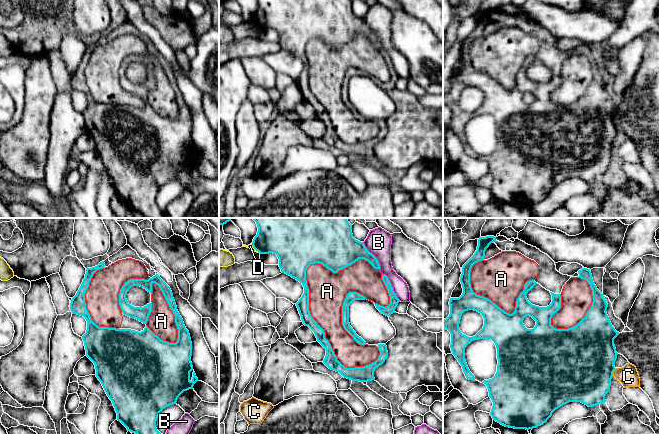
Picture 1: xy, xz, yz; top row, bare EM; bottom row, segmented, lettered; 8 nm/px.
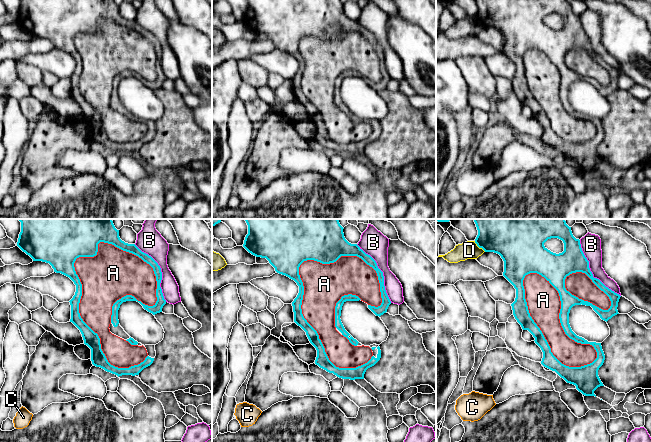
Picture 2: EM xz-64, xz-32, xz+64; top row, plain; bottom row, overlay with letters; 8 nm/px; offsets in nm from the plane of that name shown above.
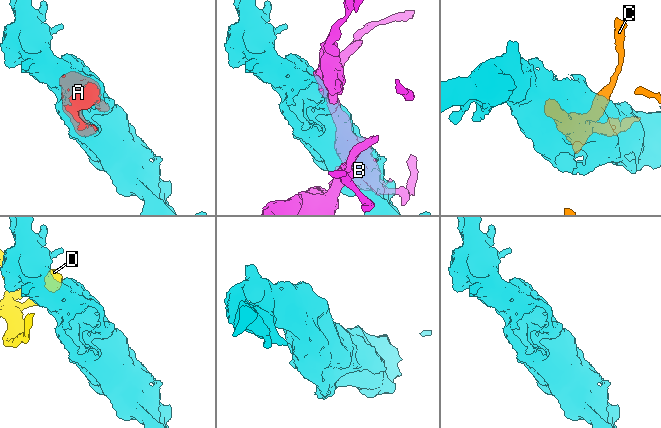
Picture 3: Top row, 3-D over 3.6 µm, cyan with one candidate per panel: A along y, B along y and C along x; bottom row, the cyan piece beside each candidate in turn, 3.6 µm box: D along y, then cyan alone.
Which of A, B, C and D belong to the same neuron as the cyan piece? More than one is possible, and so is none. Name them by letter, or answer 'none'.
none

